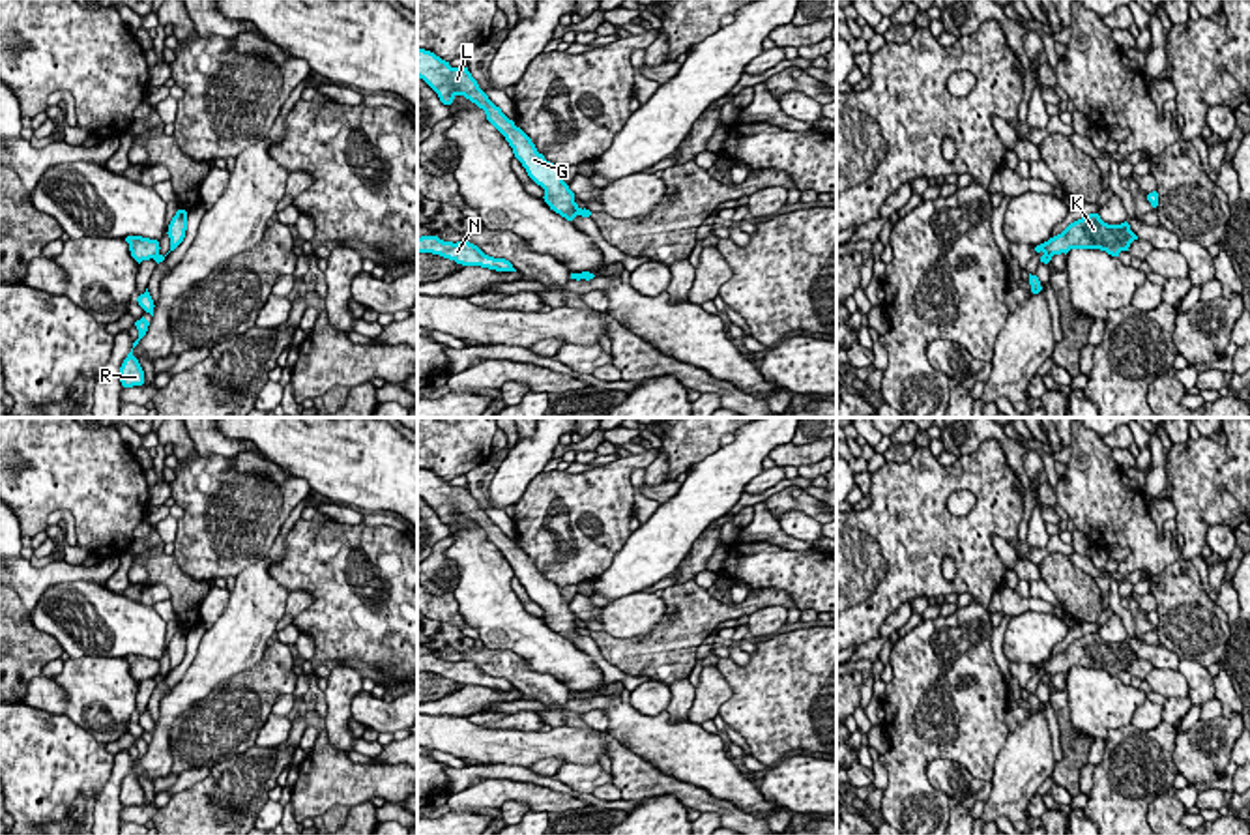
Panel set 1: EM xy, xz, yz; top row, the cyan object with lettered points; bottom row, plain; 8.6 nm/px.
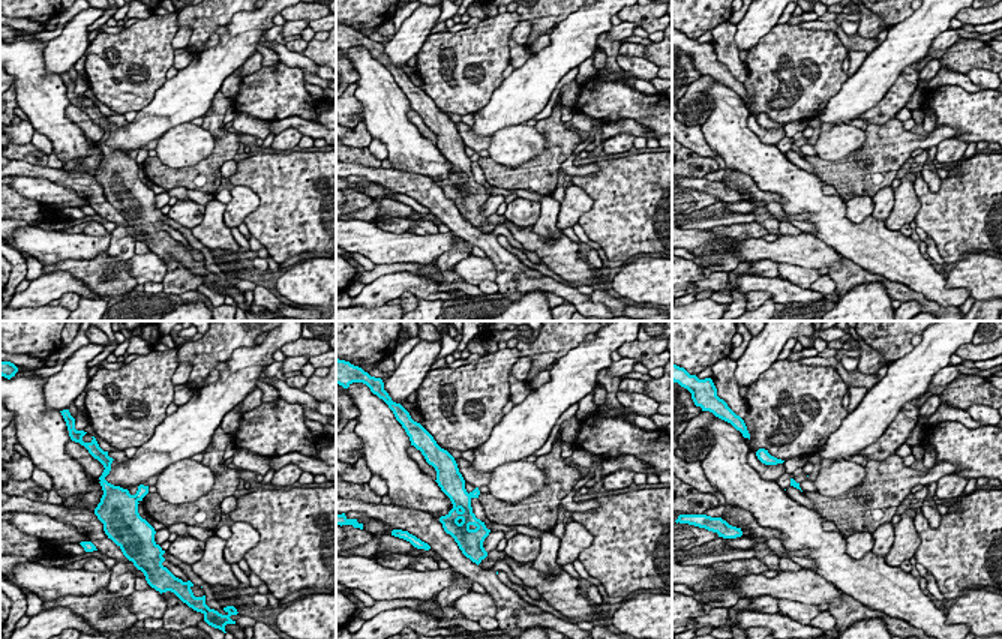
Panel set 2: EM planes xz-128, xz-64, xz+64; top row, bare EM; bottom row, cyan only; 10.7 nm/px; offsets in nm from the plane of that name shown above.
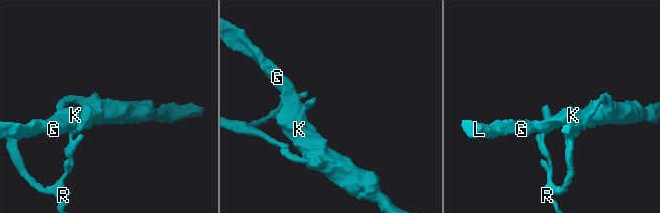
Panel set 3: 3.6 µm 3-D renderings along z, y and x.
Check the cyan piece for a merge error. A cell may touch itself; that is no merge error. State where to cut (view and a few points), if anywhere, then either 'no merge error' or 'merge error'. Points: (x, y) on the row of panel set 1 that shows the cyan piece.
cut in xy along (158, 253), (152, 257); merge error

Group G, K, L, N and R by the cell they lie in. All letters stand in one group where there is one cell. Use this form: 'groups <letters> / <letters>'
groups G K L / N R

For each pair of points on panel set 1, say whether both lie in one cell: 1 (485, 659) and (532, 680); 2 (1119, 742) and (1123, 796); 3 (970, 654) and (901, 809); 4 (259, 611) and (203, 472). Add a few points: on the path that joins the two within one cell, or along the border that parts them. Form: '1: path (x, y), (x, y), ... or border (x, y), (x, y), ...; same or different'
1: path (496, 663), (509, 665), (521, 674); same
2: path (1123, 755), (1123, 783); same
3: path (945, 693), (917, 732), (908, 755), (908, 770); same
4: border (274, 540), (259, 560), (234, 577); different

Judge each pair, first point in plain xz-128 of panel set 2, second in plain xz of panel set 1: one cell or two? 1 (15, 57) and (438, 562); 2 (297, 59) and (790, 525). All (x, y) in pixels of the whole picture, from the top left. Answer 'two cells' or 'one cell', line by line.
1: two cells
2: one cell

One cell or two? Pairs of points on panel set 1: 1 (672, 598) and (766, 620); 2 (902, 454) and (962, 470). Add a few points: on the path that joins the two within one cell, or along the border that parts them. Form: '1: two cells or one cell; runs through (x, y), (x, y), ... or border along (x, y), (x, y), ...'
1: two cells; border along (786, 607), (760, 607), (749, 616)
2: two cells; border along (915, 446), (904, 461), (887, 461)

